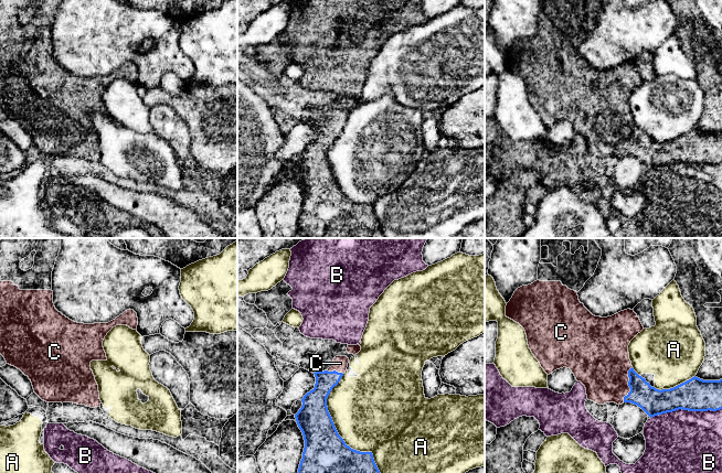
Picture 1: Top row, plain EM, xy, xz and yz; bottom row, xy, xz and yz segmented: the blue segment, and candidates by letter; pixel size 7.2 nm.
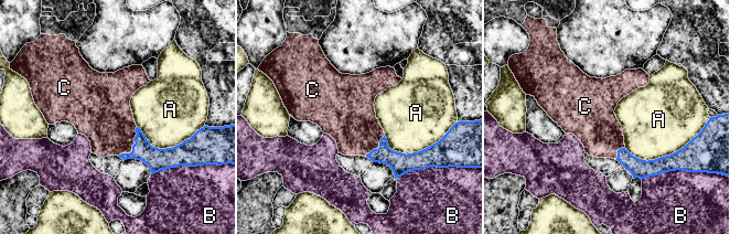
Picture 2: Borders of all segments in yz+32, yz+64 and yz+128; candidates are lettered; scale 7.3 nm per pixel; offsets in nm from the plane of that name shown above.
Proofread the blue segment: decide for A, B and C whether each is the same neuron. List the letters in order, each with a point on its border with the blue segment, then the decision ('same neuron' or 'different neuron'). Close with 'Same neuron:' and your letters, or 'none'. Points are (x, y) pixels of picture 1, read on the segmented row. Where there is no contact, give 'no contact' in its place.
A: xz (337, 431) | different neuron
B: yz (686, 409) | different neuron
C: yz (628, 384) | same neuron
Same neuron: C

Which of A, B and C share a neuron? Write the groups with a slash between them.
A / B / C

